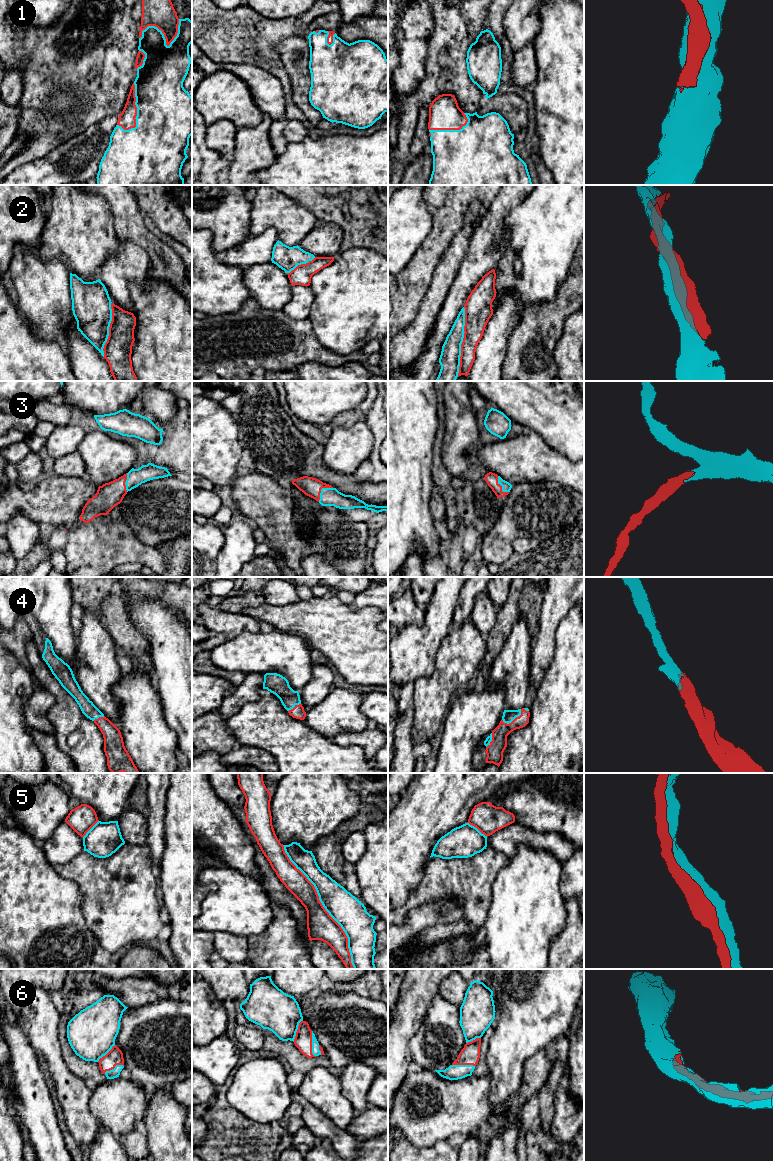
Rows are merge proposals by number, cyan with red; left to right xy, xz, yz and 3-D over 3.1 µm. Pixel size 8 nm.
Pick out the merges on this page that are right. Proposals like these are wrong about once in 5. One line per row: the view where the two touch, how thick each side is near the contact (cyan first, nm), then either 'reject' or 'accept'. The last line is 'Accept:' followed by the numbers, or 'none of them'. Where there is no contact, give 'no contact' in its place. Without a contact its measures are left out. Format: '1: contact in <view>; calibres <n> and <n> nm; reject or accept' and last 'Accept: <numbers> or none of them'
1: contact in xy; calibres 360 and 220 nm; accept
2: contact in yz; calibres 160 and 200 nm; accept
3: contact in xz; calibres 140 and 150 nm; accept
4: contact in yz; calibres 100 and 130 nm; accept
5: contact in xz; calibres 240 and 220 nm; accept
6: contact in xz; calibres 60 and 140 nm; accept
Accept: 1, 2, 3, 4, 5, 6

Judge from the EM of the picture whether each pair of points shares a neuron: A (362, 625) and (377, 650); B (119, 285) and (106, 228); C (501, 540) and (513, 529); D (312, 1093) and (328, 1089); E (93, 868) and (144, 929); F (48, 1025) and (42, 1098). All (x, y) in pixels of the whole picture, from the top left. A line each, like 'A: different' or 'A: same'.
A: same
B: same
C: same
D: same
E: same
F: different

